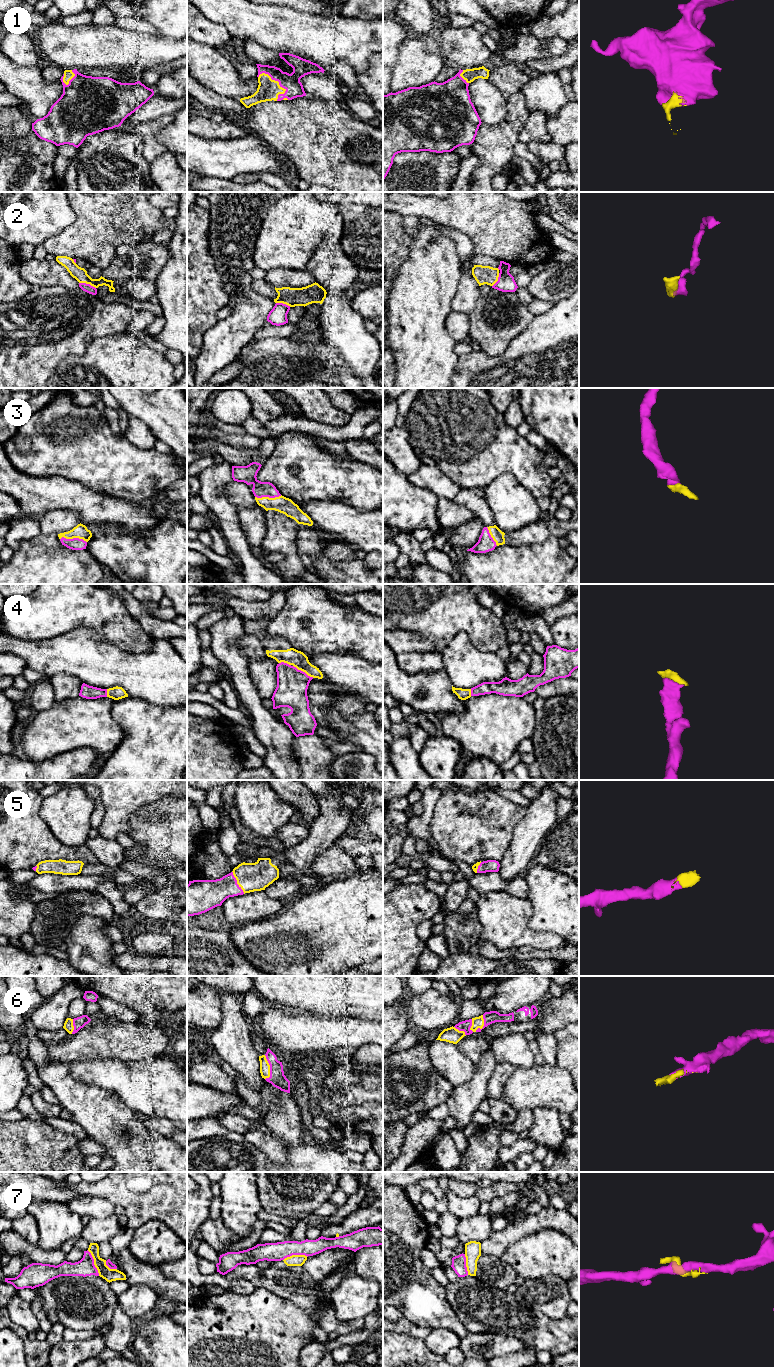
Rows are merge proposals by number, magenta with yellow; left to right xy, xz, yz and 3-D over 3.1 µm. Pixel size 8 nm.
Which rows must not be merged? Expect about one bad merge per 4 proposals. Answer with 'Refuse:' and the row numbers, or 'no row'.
Refuse: 7

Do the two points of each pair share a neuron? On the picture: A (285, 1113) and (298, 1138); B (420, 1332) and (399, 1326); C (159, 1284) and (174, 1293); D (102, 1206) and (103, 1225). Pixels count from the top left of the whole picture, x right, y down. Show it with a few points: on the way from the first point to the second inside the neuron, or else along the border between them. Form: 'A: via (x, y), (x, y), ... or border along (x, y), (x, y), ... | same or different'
A: via (285, 1119), (285, 1124), (292, 1132) | same
B: via (415, 1331), (404, 1326) | same
C: via (163, 1287), (170, 1289) | same
D: border along (113, 1213), (102, 1218), (90, 1219) | different

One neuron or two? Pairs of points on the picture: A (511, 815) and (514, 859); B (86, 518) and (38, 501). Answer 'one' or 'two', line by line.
A: two
B: one

